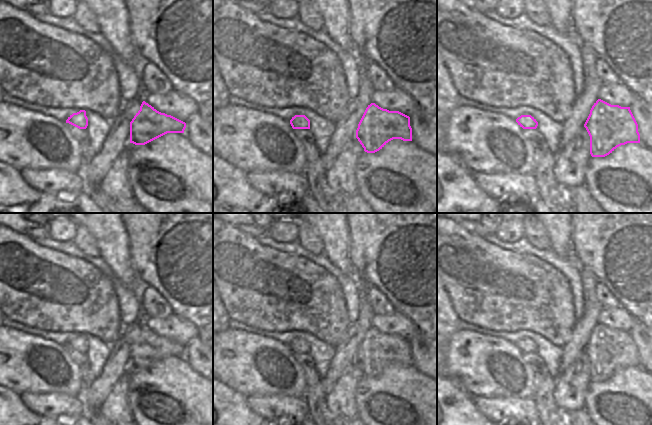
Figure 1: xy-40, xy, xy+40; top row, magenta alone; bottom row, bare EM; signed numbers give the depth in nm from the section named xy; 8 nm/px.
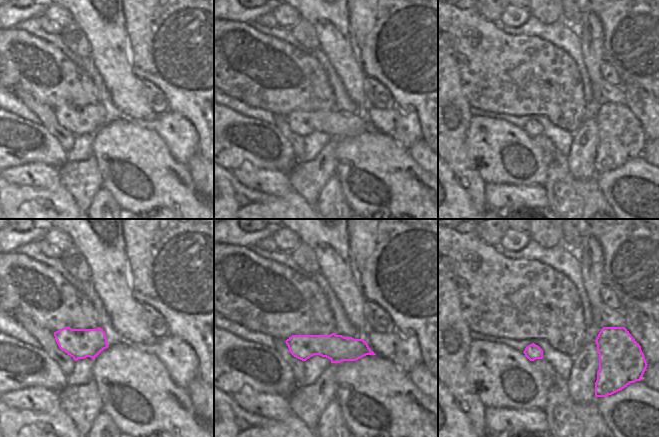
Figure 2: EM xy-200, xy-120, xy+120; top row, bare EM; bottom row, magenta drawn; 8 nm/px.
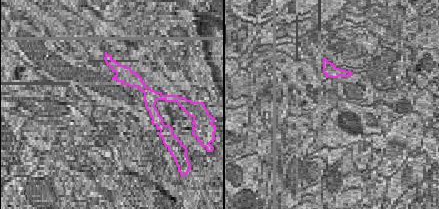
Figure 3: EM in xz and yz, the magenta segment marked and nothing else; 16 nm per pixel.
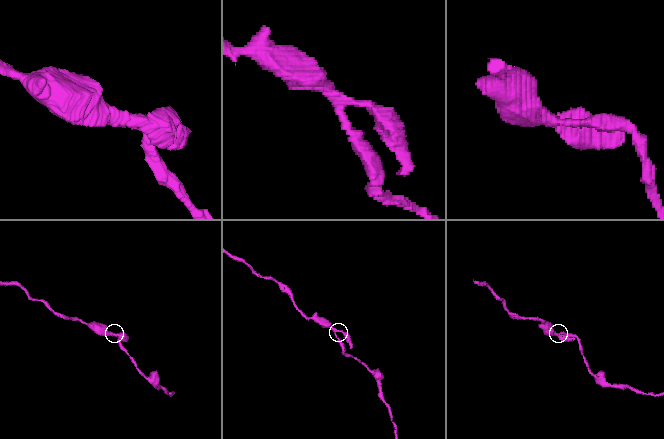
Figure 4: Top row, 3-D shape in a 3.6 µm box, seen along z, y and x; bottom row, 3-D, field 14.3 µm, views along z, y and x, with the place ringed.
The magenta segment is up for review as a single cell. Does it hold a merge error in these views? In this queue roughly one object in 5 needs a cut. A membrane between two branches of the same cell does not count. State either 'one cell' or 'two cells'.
one cell

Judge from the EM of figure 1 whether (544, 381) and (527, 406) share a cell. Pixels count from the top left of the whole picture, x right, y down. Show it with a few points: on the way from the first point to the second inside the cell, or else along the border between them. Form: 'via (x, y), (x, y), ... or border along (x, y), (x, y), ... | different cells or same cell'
border along (532, 398), (538, 414) | different cells

